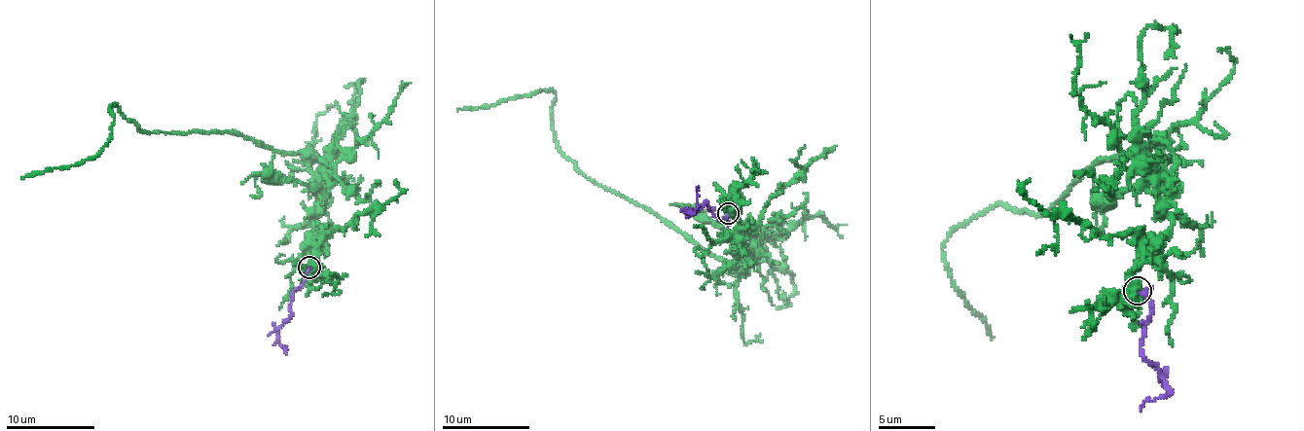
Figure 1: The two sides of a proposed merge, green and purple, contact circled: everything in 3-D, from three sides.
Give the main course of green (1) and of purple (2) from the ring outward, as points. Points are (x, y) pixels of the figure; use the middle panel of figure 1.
1: (727, 214), (738, 223), (738, 267), (588, 177), (560, 151), (552, 88), (457, 108)
2: (727, 214), (720, 219), (706, 199), (693, 212), (697, 207), (698, 186)

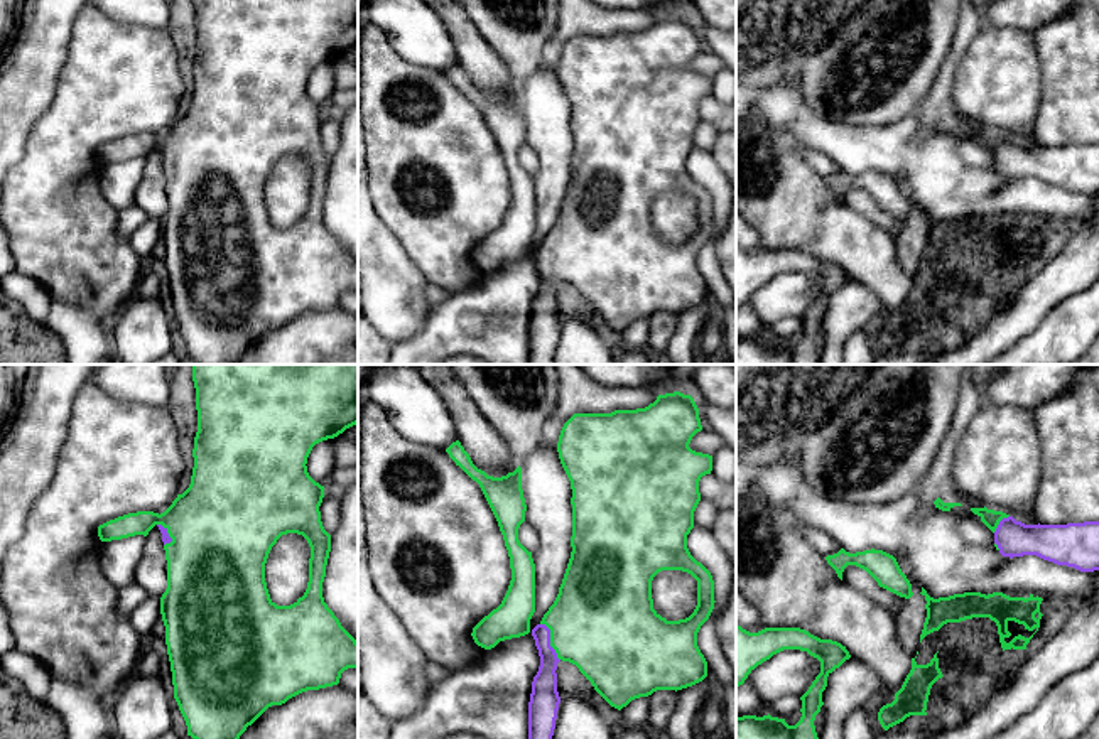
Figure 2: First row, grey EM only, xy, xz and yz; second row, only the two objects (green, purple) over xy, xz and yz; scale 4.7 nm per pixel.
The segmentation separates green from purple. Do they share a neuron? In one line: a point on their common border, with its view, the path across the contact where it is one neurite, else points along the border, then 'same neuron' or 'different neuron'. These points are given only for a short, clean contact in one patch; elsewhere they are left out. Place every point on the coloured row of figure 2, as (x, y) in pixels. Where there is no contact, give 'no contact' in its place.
xz (551, 641) | across xz (600, 623), (566, 631), (551, 641), (544, 687) | same neuron

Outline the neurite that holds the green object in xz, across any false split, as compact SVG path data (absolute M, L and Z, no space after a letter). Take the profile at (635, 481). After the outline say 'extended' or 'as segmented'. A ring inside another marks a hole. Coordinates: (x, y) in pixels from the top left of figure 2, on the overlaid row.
M680 391L658 395L645 408L574 413L564 423L557 452L572 489L572 552L554 604L532 629L540 666L528 702L528 739L554 736L560 704L555 670L560 660L576 665L594 690L618 710L657 690L677 692L707 677L707 661L697 646L697 633L714 609L714 580L687 548L687 535L694 528L694 511L701 501L699 481L712 471L712 456L689 447L701 430L694 398ZM662 570L682 570L697 580L697 606L689 618L667 621L653 609L652 580Z; extended

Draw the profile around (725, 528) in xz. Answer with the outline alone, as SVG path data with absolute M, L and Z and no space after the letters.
M736 508L719 511L716 523L712 525L712 533L719 545L729 555L731 564L736 562Z

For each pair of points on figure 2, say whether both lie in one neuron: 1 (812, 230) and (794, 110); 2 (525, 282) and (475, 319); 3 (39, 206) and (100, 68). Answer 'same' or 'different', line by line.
1: different
2: same
3: same

